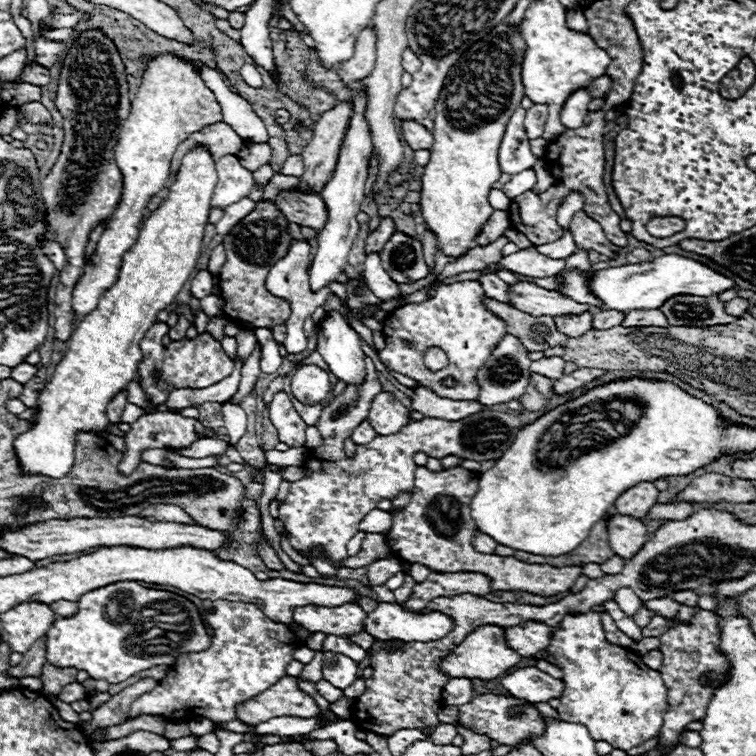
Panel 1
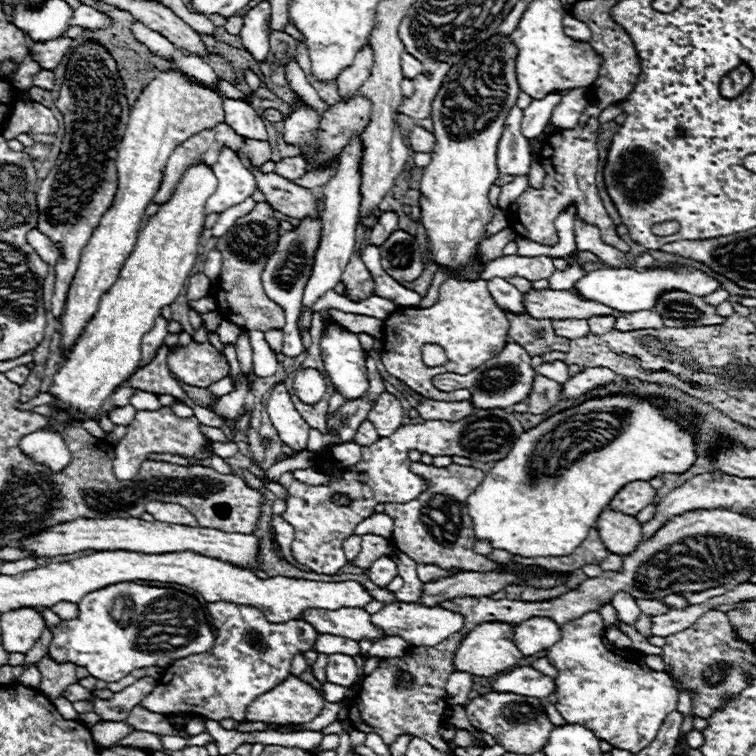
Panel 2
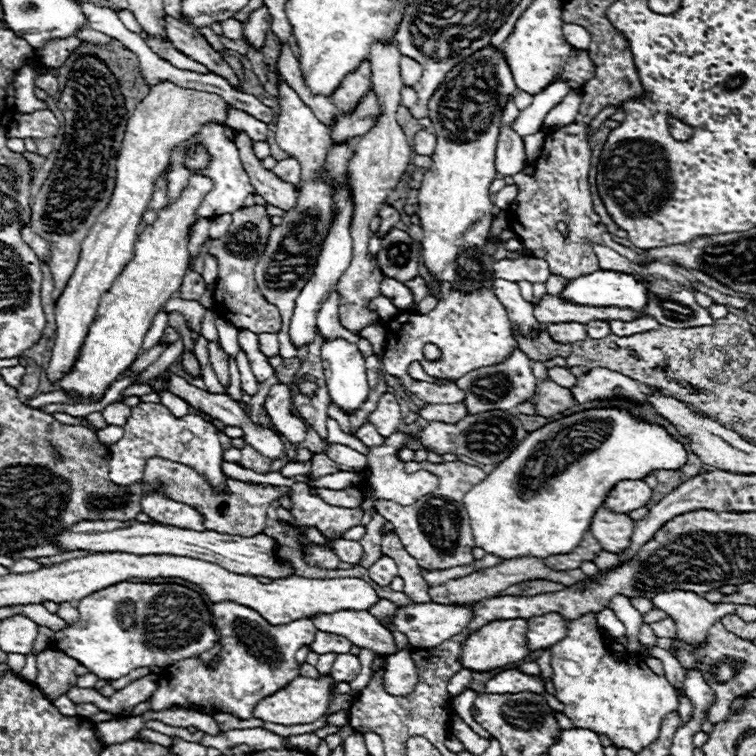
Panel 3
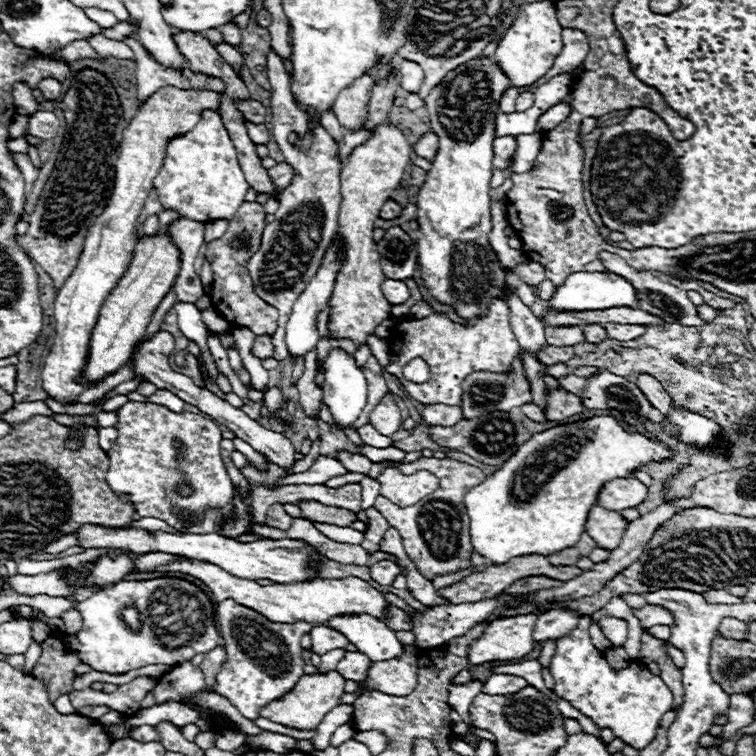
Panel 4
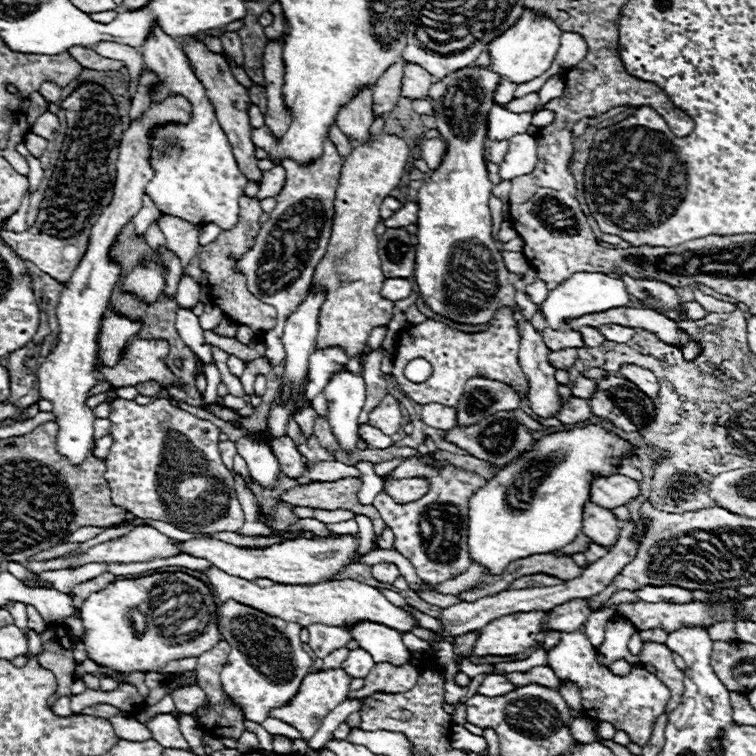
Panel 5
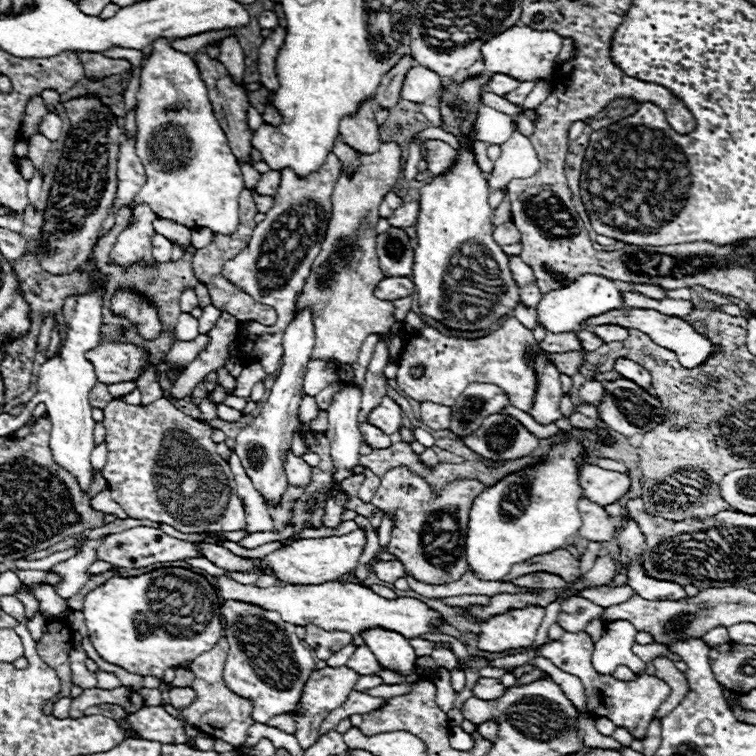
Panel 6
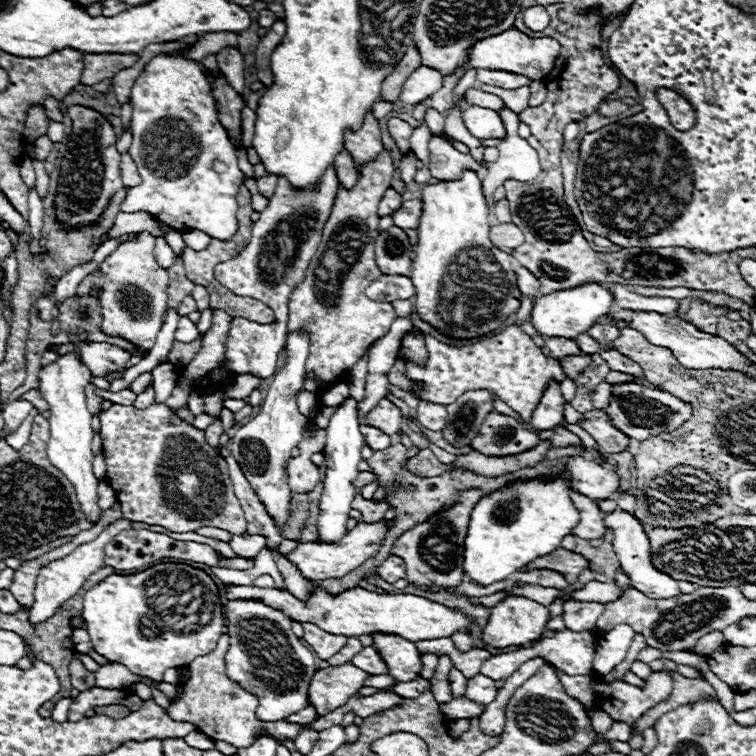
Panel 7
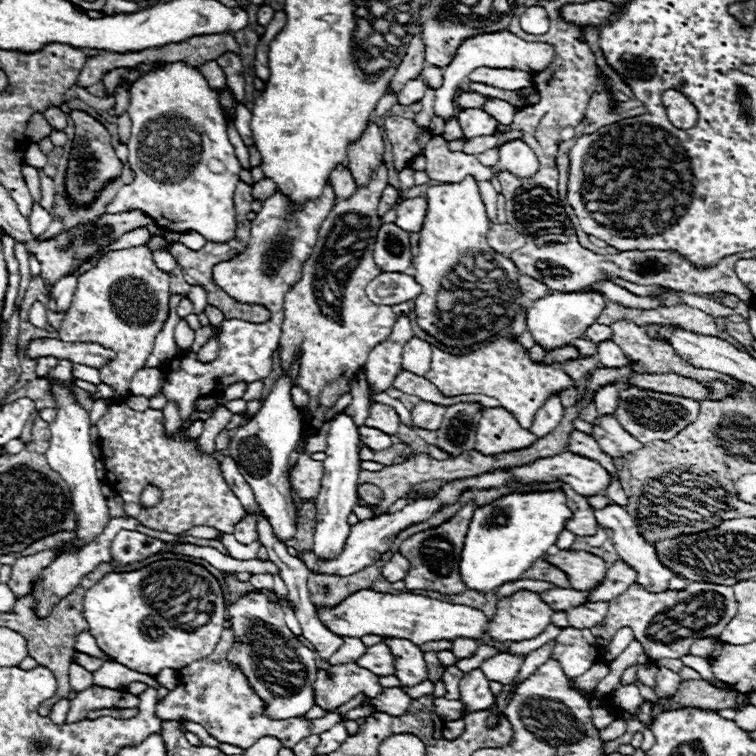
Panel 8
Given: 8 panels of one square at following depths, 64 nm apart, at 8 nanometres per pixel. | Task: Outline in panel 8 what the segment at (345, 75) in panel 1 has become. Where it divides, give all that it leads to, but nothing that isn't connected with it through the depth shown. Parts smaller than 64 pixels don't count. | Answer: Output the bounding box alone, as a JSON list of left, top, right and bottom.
[348,120,384,186]

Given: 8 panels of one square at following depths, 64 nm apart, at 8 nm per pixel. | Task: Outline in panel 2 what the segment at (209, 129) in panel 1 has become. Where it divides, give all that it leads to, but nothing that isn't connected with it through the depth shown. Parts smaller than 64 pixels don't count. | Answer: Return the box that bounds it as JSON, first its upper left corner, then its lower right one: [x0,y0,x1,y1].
[154,124,244,204]

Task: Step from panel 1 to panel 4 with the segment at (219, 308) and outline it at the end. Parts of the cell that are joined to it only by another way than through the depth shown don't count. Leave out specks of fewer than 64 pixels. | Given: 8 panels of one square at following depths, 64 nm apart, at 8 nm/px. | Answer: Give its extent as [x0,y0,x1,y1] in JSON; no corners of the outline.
[172,302,219,382]

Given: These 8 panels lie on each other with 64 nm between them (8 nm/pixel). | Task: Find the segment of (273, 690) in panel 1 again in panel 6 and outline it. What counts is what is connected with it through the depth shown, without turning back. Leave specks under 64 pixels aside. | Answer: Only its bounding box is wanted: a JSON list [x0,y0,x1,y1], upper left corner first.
[294,666,360,750]

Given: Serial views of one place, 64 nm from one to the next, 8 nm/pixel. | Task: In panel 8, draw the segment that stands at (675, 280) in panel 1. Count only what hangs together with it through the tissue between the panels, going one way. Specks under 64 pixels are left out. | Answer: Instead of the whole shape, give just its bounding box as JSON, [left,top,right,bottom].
[526,290,606,350]

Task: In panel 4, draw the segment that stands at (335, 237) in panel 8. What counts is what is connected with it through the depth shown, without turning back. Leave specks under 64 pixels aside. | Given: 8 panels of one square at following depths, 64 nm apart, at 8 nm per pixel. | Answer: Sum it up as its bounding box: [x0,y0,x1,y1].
[330,120,412,346]

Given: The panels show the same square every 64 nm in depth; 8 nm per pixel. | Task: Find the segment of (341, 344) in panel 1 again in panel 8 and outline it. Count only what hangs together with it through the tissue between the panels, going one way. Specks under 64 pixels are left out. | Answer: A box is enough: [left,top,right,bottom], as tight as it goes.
[314,414,360,558]

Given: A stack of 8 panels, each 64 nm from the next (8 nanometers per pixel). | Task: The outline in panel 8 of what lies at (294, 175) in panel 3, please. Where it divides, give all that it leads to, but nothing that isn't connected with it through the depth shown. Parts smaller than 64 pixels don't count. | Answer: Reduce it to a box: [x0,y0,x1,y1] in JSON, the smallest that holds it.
[252,178,276,200]

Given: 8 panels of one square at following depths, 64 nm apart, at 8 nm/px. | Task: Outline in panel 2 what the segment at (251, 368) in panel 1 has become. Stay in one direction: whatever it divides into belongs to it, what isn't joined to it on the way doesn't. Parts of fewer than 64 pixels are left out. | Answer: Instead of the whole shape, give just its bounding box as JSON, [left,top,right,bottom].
[216,374,250,418]

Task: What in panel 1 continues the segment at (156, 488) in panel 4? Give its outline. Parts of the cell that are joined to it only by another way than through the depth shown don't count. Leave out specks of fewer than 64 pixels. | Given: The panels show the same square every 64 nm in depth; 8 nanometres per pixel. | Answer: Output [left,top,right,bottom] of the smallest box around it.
[120,412,196,524]

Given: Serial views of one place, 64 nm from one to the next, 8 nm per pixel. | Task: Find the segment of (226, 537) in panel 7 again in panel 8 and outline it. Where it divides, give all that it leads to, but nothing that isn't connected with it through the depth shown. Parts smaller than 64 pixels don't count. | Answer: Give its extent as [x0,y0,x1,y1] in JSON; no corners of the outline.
[180,526,220,539]

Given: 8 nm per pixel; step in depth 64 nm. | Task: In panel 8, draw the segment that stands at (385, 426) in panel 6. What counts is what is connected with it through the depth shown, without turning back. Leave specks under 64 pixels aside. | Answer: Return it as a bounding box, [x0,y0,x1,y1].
[364,402,400,436]

